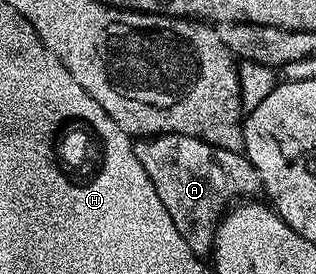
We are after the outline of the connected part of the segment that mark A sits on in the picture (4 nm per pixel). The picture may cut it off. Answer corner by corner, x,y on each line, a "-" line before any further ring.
154,134
142,142
145,143
134,145
133,154
139,160
141,170
147,172
151,184
155,184
155,192
159,192
159,200
163,200
163,208
169,213
171,220
175,220
175,228
179,228
179,232
187,240
191,252
205,256
212,251
213,237
217,234
219,219
226,207
230,205
228,202
236,194
241,194
241,202
233,202
231,209
242,216
248,215
248,210
249,213
256,215
267,205
263,180
259,180
259,172
255,172
255,168
244,153
203,144
199,140
186,136
174,138
170,134

